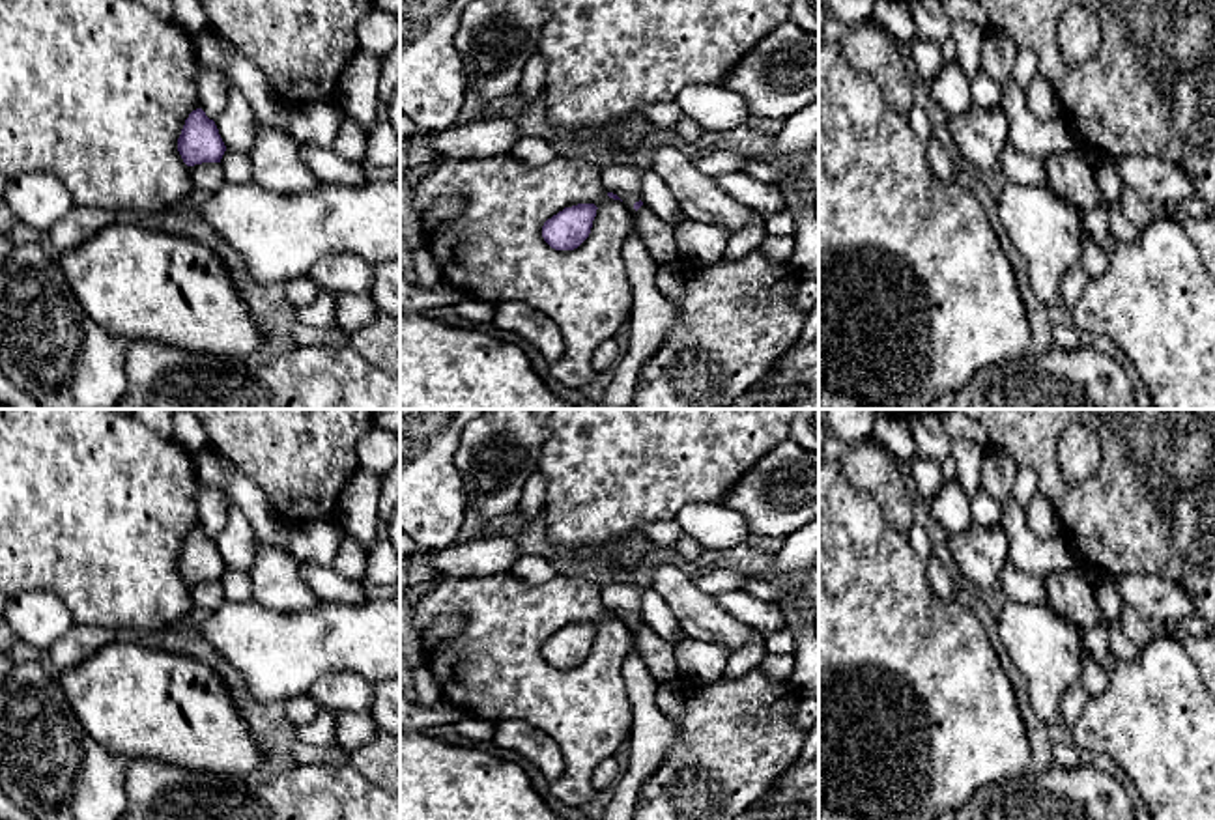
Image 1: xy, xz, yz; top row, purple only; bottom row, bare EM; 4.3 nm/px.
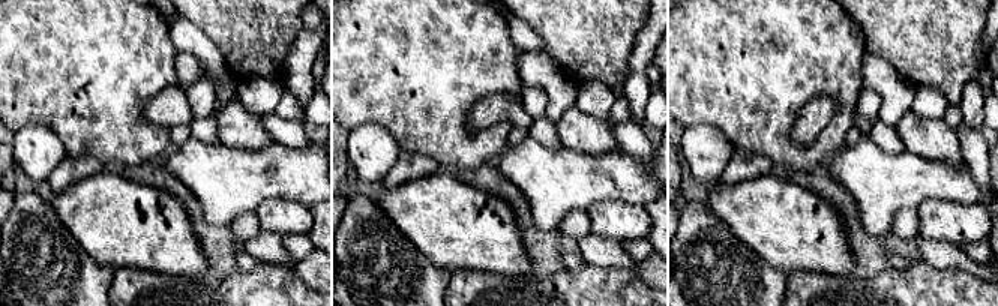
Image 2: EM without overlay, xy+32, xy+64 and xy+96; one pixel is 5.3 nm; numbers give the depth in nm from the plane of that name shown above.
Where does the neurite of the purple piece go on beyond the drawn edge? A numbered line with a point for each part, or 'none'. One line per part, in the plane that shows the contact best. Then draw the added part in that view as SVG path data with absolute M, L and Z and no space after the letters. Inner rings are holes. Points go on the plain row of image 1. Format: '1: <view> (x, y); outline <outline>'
1: xz (658, 654); outline M645 622L634 629L636 648L641 652L645 665L658 684L667 684L679 678L675 644L658 637Z

